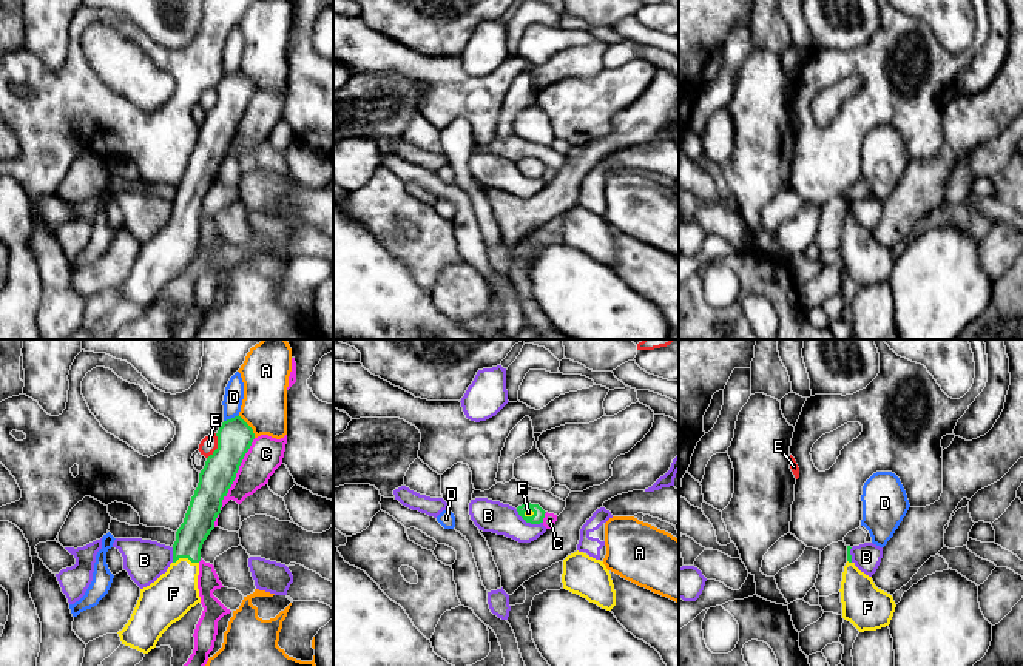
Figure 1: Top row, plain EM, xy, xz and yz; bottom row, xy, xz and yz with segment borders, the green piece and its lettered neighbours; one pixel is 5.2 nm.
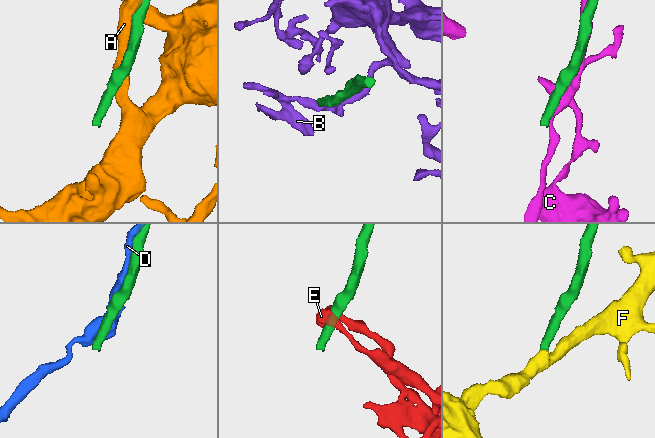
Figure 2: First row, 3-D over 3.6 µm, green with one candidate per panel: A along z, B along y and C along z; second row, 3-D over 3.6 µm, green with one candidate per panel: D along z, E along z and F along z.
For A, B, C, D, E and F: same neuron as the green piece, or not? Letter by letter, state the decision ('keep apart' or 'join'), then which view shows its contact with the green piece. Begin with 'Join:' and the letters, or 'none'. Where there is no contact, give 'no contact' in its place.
Join: F
A: keep apart; contact in xy
B: keep apart; contact in xz
C: keep apart; contact in xy
D: keep apart; contact in xy
E: keep apart; contact in xy
F: join; contact in xy

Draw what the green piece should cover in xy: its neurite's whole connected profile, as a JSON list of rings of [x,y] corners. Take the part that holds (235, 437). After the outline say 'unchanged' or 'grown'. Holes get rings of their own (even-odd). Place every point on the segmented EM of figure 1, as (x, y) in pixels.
[[[239,415],[224,421],[216,436],[218,449],[207,458],[205,466],[199,473],[199,483],[191,496],[184,523],[176,532],[173,563],[154,583],[140,589],[140,597],[131,618],[125,627],[117,632],[122,644],[143,654],[154,649],[162,634],[173,623],[179,621],[191,607],[201,603],[198,589],[201,549],[210,532],[214,529],[214,521],[221,513],[222,500],[227,496],[239,466],[255,439],[253,429]]]; grown

